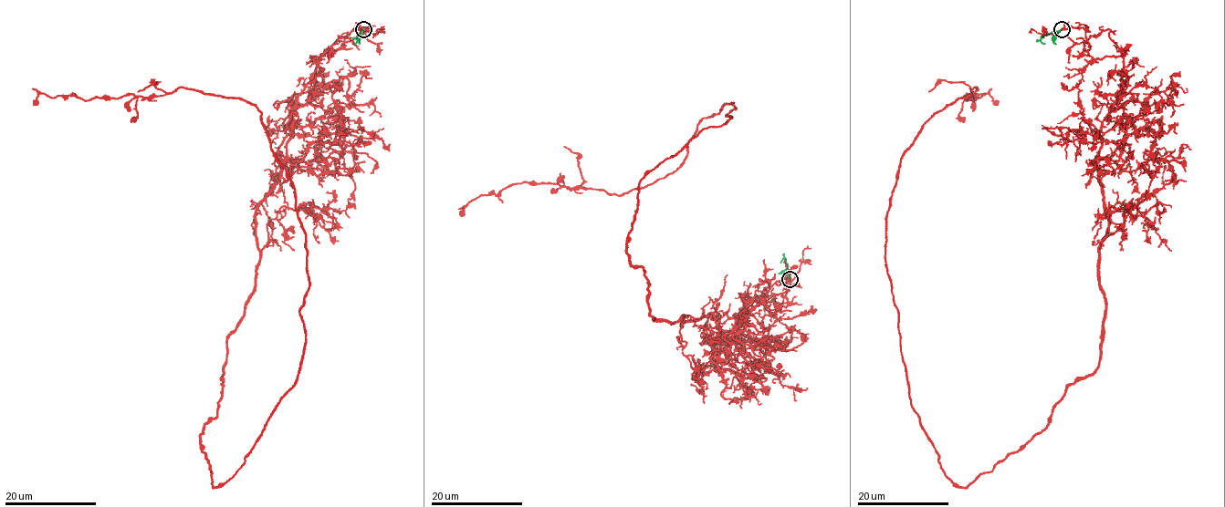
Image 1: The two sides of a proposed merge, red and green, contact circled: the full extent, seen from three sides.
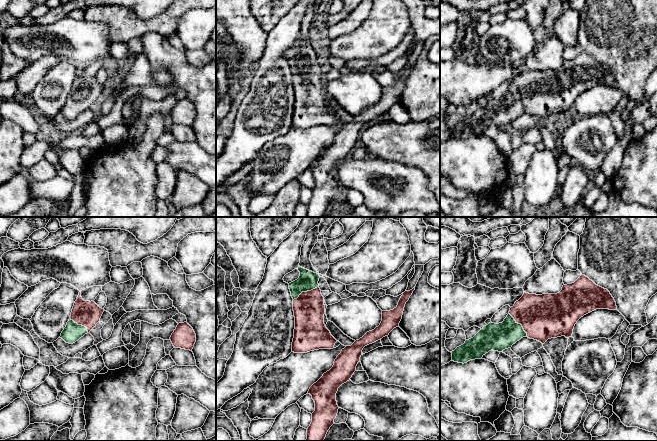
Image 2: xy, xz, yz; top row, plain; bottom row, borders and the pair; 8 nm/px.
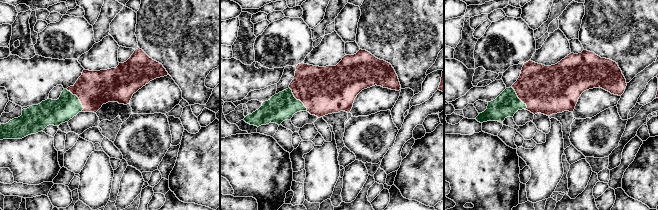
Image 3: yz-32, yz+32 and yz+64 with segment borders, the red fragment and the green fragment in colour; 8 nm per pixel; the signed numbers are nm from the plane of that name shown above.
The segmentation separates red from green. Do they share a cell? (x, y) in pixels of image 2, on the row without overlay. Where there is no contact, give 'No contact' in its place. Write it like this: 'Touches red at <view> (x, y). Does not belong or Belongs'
Touches red at xz (305, 68). Belongs

